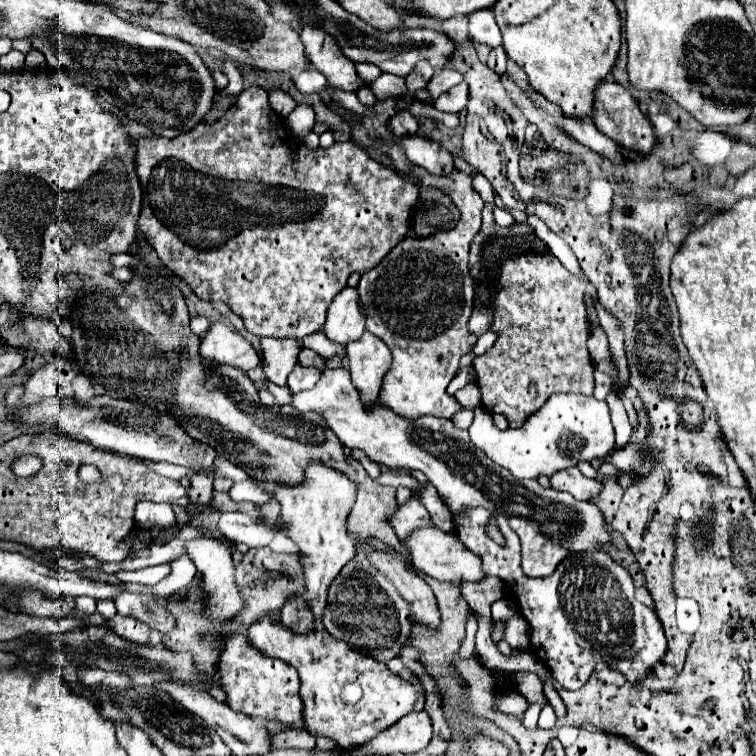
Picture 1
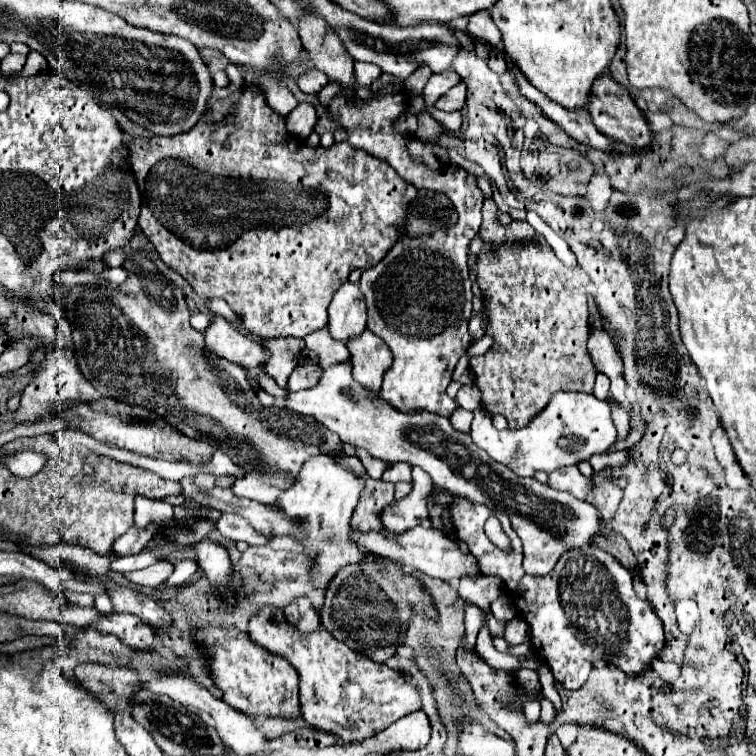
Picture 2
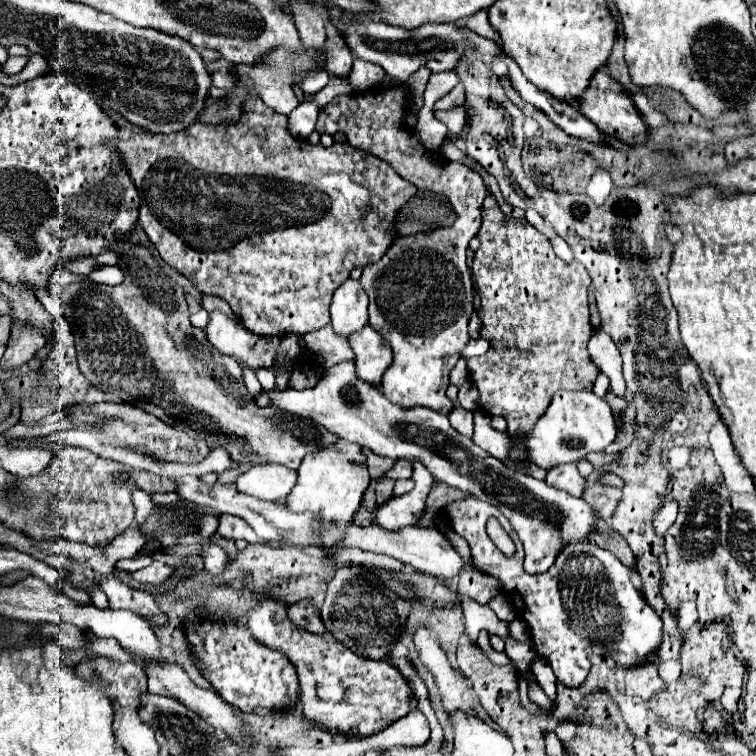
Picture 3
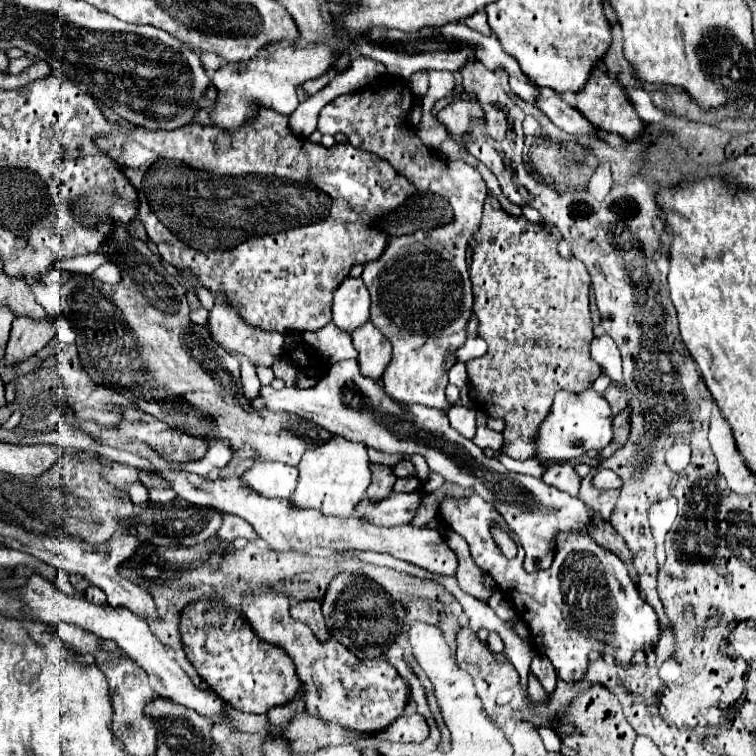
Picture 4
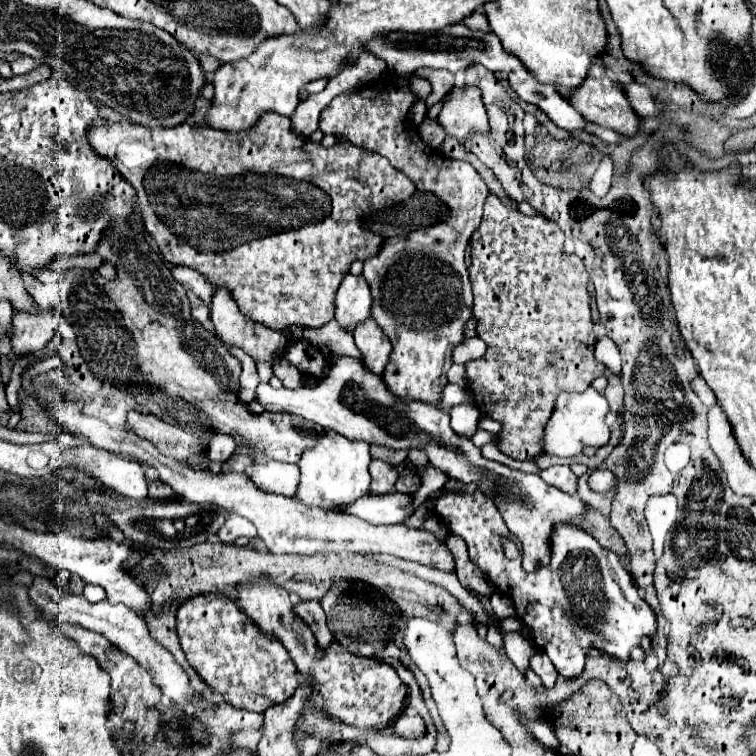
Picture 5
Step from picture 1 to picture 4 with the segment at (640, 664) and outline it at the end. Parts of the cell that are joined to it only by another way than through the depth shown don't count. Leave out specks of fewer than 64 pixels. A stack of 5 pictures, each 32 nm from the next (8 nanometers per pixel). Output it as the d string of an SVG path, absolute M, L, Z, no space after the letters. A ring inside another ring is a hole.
M480 496L444 500L438 512L468 542L474 564L490 574L500 590L508 594L518 618L526 620L530 628L530 640L536 652L552 662L560 680L580 682L588 672L588 652L610 652L618 664L628 666L636 652L646 654L656 648L660 620L654 608L644 602L632 584L626 564L612 552L600 548L588 534L560 534L552 566L528 574L522 568L524 554L508 560L494 544L490 524L500 524L508 534L510 528L490 502L480 500Z

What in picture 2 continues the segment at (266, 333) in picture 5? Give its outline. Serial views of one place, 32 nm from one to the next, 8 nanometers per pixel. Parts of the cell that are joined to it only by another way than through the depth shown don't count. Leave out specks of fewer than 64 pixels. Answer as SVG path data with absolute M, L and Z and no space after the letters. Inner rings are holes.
M216 316L204 334L204 352L230 360L244 370L262 366L268 360L268 352L262 344L252 342L240 330L236 330L222 316Z

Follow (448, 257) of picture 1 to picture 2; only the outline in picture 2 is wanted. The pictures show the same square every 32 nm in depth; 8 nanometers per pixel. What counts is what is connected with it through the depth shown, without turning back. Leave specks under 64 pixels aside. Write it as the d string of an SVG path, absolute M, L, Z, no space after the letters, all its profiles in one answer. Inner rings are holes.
M398 92L392 96L374 96L372 102L358 102L358 106L348 106L344 102L344 98L336 96L328 104L328 110L330 110L334 120L328 120L328 118L318 120L314 126L314 132L324 134L324 132L334 132L338 126L346 128L348 140L352 146L368 150L368 154L374 154L376 158L386 160L404 180L412 182L416 188L430 188L434 192L446 194L458 210L460 218L458 218L456 226L446 228L446 230L438 230L430 236L416 236L416 238L402 236L402 240L398 244L394 244L394 248L376 266L362 272L362 278L358 282L362 296L366 300L366 306L368 306L368 324L366 326L370 332L380 336L394 354L394 362L388 368L388 372L384 374L380 398L386 400L398 412L408 412L408 414L432 412L432 414L450 418L454 414L454 410L458 410L460 406L456 404L454 398L450 398L446 394L446 388L452 382L452 374L454 374L454 368L456 368L460 356L466 354L466 350L474 342L474 338L468 332L468 320L472 314L472 280L470 280L470 272L468 272L468 244L480 230L480 222L482 222L480 210L482 210L482 202L484 202L482 192L476 188L476 176L464 172L458 166L448 168L448 172L428 172L428 168L424 168L424 164L414 164L414 160L408 156L408 152L404 152L404 140L408 140L408 136L396 134L392 128L392 122L406 110L406 94L404 92Z

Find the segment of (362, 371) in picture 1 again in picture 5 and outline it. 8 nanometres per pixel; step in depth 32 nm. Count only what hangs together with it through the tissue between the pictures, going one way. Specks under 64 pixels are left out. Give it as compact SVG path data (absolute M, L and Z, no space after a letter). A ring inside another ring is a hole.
M368 318L364 324L358 324L358 328L352 334L358 350L362 352L364 368L380 376L390 360L390 350L392 350L390 340L384 336L384 332L378 328L378 324L372 318Z

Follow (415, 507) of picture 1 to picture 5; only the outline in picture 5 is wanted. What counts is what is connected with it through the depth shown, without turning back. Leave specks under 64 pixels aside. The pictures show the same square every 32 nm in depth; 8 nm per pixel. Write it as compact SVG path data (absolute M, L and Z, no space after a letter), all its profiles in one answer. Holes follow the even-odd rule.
M388 494L388 496L362 496L350 506L350 514L370 524L402 524L414 510L412 494Z

